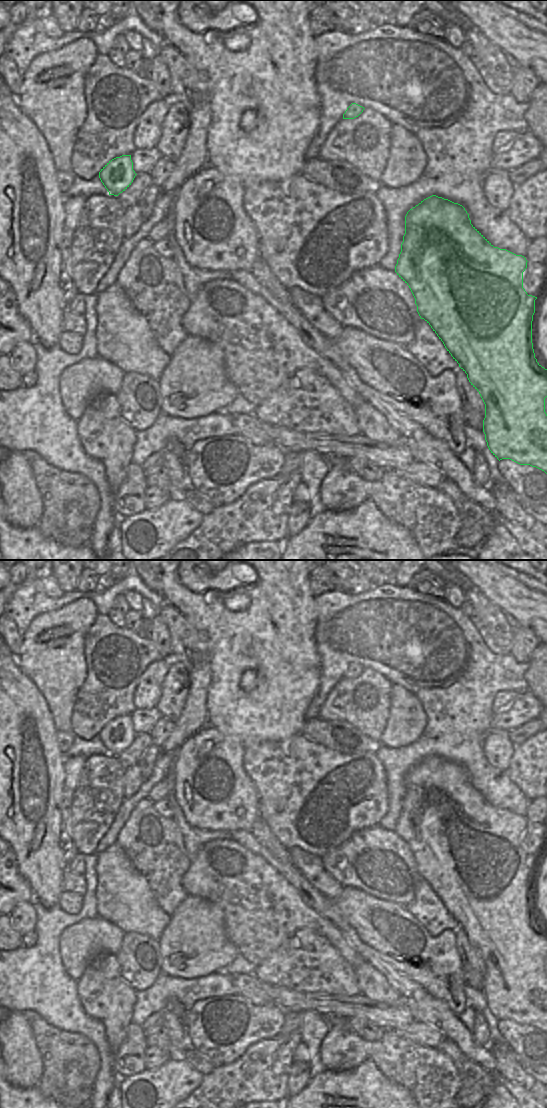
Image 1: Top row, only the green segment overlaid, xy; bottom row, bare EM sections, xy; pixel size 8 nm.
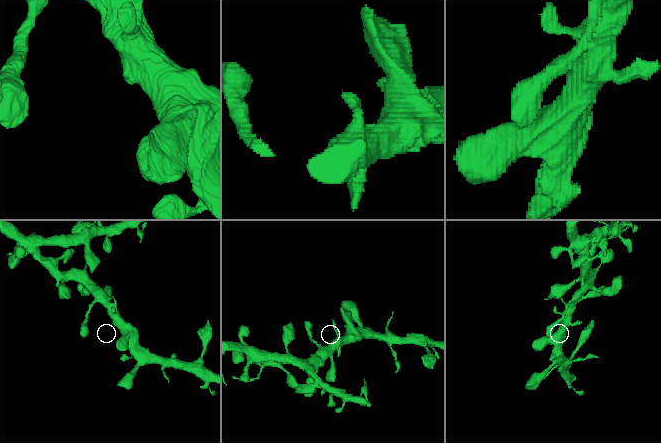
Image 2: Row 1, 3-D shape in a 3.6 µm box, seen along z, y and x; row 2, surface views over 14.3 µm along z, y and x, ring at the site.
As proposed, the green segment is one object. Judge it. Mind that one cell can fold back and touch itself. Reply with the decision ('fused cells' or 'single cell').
single cell

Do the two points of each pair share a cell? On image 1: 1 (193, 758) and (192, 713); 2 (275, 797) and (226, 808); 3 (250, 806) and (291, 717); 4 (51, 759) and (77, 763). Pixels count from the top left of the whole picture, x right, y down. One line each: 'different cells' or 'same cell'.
1: different cells
2: different cells
3: different cells
4: different cells

